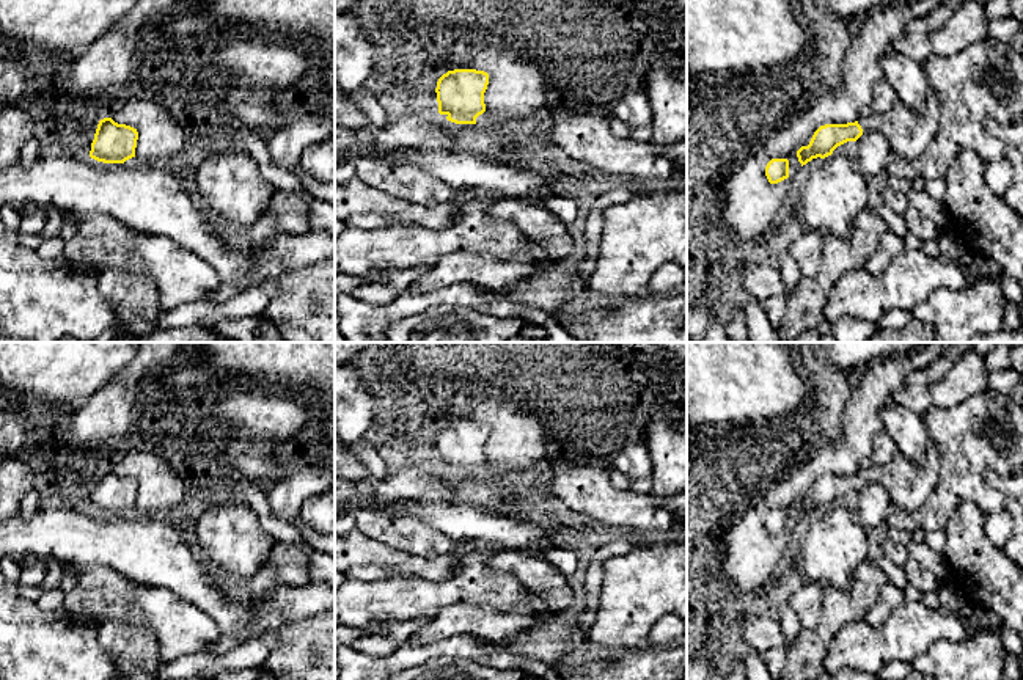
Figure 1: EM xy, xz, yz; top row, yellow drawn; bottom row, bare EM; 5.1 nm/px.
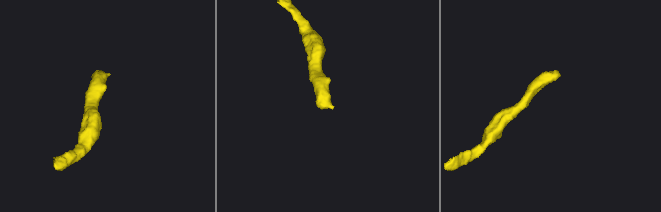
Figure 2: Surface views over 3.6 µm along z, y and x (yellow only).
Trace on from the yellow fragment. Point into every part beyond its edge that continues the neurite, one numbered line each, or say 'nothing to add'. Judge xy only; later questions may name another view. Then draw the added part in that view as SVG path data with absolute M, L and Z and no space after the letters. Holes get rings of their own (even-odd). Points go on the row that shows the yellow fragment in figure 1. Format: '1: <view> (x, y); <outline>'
nothing to add

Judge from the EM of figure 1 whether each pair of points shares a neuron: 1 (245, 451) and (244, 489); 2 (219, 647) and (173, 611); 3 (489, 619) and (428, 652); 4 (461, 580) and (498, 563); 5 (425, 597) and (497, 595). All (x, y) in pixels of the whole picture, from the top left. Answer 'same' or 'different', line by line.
1: different
2: different
3: different
4: different
5: same

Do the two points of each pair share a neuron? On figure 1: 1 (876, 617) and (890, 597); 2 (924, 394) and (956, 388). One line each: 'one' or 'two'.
1: one
2: one

